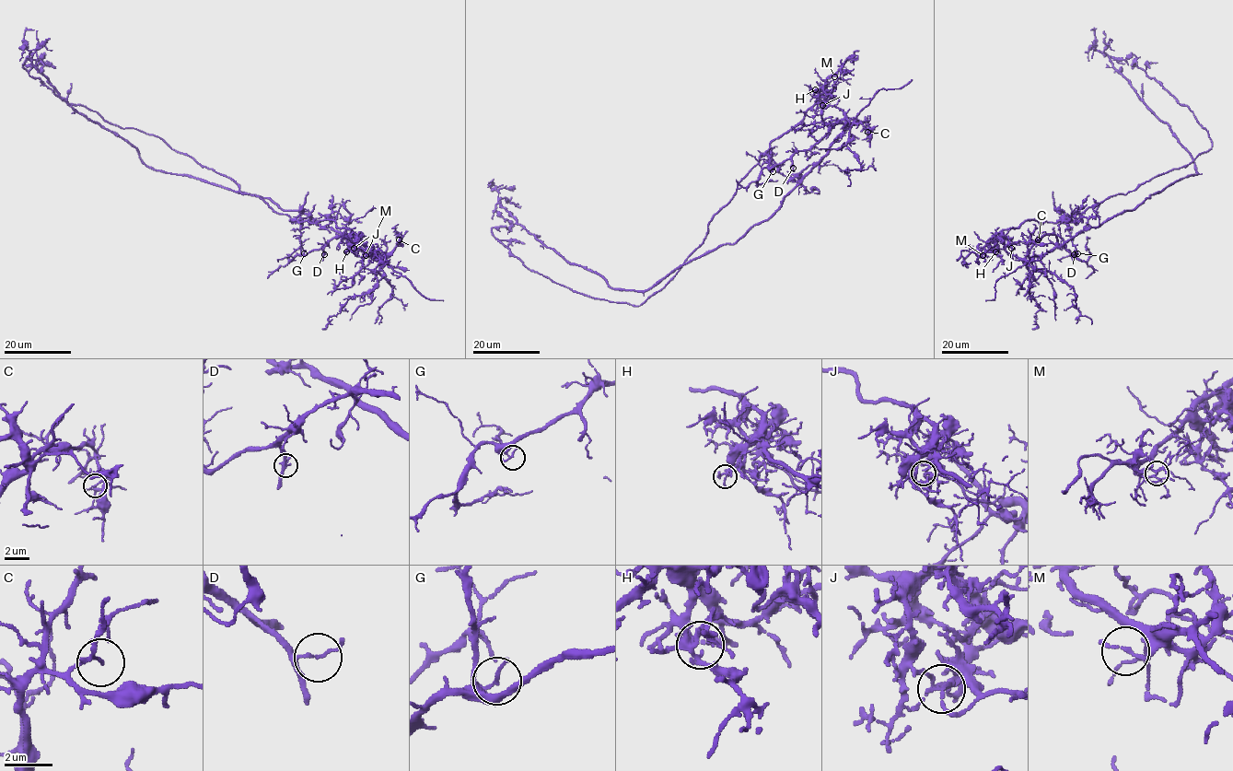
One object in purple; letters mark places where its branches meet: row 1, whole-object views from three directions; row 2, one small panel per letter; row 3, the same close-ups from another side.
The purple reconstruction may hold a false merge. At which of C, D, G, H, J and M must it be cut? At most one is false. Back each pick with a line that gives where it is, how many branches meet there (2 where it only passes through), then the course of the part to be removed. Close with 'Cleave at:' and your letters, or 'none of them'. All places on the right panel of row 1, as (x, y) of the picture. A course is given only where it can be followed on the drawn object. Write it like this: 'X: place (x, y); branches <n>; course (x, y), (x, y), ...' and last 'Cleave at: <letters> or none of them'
J: place (1011, 248); branches 2; course (1011, 248), (1004, 230), (1082, 214), (1187, 166), (1212, 147), (1186, 106), (1133, 66), (1140, 56)
Cleave at: J

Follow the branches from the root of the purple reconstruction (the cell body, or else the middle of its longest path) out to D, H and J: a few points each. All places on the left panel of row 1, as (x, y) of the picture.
D: (234, 191), (270, 197), (283, 210), (307, 214), (380, 260), (345, 234), (331, 239), (323, 247), (324, 254)
H: (234, 191), (270, 197), (283, 210), (307, 214), (380, 260), (367, 255), (354, 240), (346, 251)
J: (234, 191), (270, 197), (283, 210), (307, 214), (380, 260), (354, 248)

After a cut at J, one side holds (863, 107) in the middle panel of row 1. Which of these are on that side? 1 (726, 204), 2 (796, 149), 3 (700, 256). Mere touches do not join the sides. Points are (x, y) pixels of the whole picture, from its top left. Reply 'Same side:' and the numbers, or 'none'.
Same side: 2, 3

